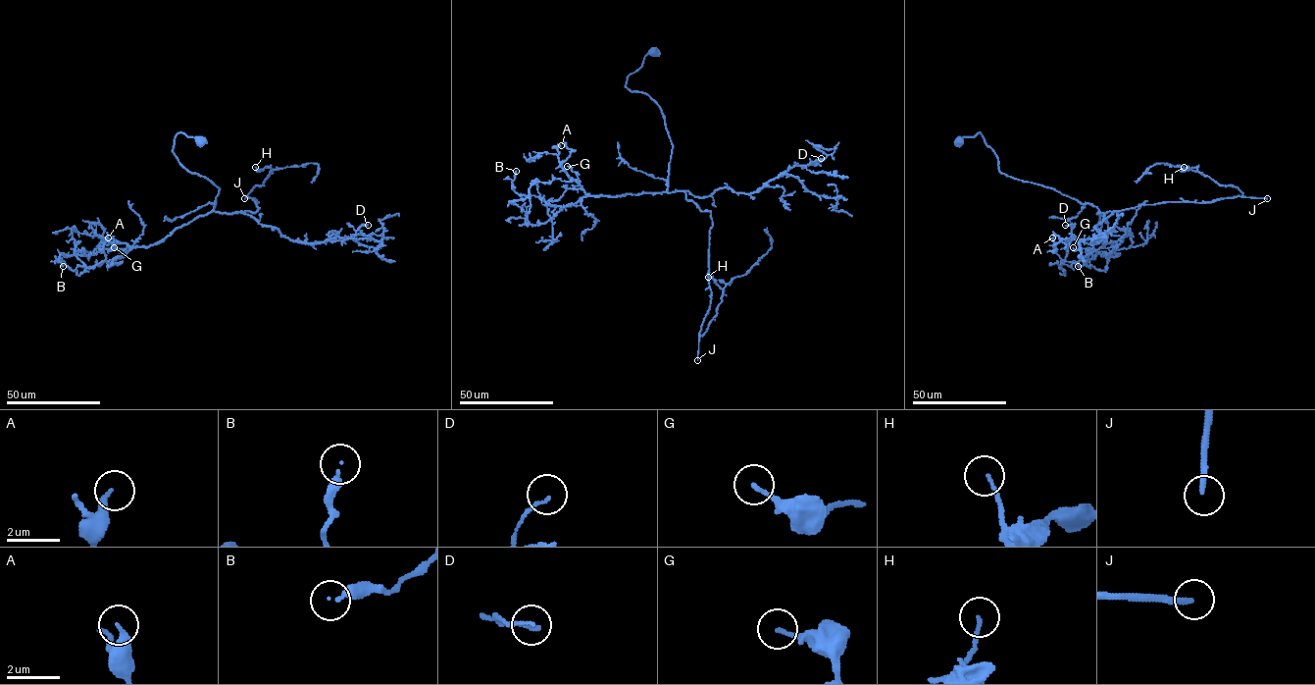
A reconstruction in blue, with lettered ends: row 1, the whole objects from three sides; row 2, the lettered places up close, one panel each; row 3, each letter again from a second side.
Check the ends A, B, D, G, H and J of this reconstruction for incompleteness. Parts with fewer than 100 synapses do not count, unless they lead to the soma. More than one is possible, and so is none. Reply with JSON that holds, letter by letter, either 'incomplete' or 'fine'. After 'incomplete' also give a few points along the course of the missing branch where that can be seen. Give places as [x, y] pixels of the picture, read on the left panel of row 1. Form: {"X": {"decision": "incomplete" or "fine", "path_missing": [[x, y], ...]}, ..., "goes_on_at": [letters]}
{"A": {"decision": "fine"}, "B": {"decision": "fine"}, "D": {"decision": "fine"}, "G": {"decision": "fine"}, "H": {"decision": "fine"}, "J": {"decision": "incomplete", "path_missing": [[244, 198], [242, 166], [246, 142], [236, 124], [222, 117], [216, 108], [222, 102], [225, 103]]}, "goes_on_at": ["J"]}

